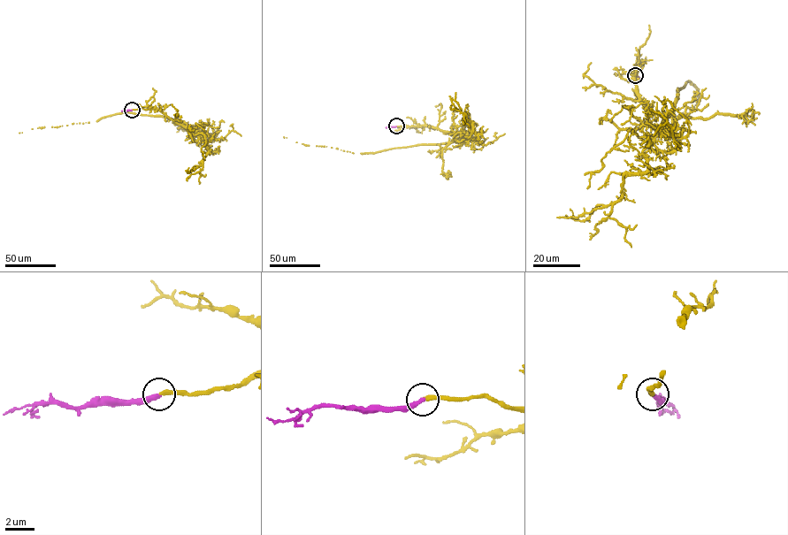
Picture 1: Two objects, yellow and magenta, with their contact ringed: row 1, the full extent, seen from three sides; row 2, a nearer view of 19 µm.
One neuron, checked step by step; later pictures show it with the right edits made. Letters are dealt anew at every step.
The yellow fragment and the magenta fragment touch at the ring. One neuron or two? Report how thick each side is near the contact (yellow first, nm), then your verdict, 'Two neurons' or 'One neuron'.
Thickness 280 nm (yellow) against 320 nm. One neuron

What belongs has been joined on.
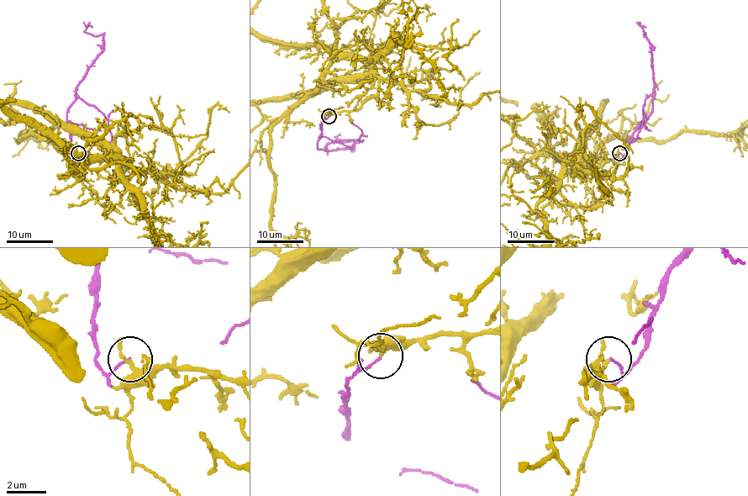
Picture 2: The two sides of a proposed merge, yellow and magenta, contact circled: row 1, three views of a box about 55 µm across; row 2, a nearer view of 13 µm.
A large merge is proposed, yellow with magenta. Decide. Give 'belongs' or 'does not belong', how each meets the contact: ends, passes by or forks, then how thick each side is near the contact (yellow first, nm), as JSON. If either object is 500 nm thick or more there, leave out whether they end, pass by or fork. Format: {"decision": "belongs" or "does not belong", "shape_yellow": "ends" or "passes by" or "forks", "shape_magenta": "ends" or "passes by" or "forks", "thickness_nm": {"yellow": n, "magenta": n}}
{"decision": "does not belong", "shape_yellow": "passes by", "shape_magenta": "ends", "thickness_nm": {"yellow": 170, "magenta": 110}}

